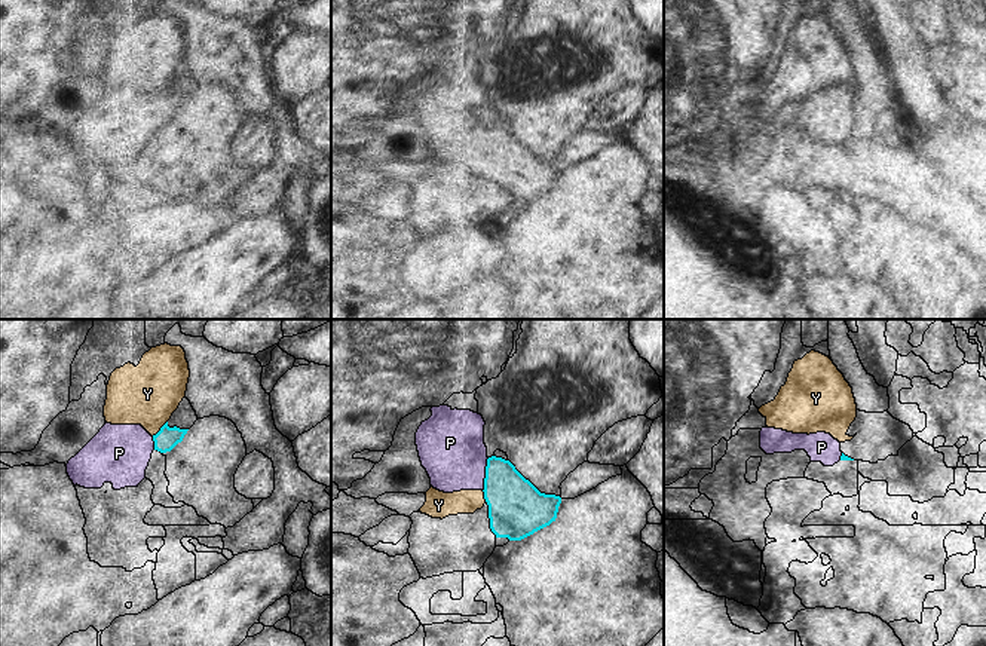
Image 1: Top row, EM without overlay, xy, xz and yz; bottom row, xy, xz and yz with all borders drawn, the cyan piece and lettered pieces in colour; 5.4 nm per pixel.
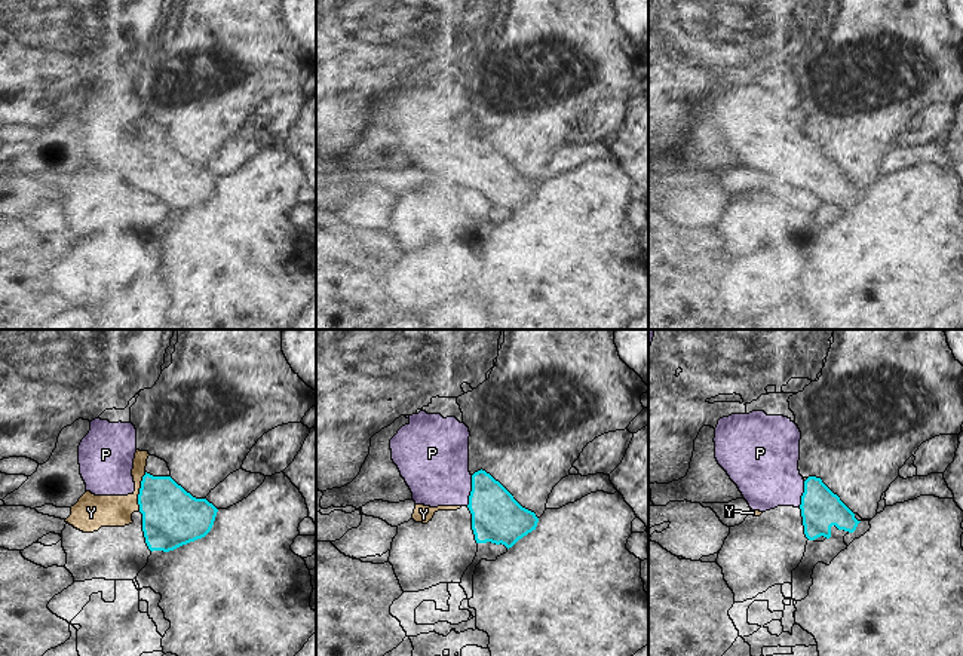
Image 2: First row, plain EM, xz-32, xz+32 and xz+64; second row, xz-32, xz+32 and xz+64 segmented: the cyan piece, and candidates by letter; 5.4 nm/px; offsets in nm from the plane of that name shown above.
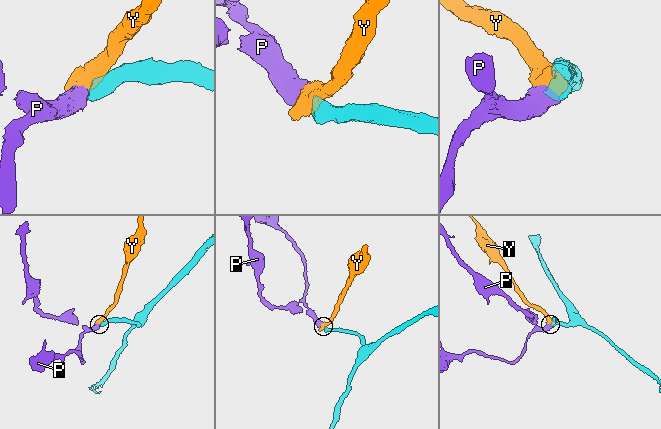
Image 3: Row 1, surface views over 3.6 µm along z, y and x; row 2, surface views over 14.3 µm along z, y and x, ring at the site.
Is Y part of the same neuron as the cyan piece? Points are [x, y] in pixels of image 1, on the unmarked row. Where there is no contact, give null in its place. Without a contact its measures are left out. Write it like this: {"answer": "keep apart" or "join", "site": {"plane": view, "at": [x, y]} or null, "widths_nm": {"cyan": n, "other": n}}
{"answer": "keep apart", "site": {"plane": "xy", "at": [161, 97]}, "widths_nm": {"cyan": 120, "other": 320}}

